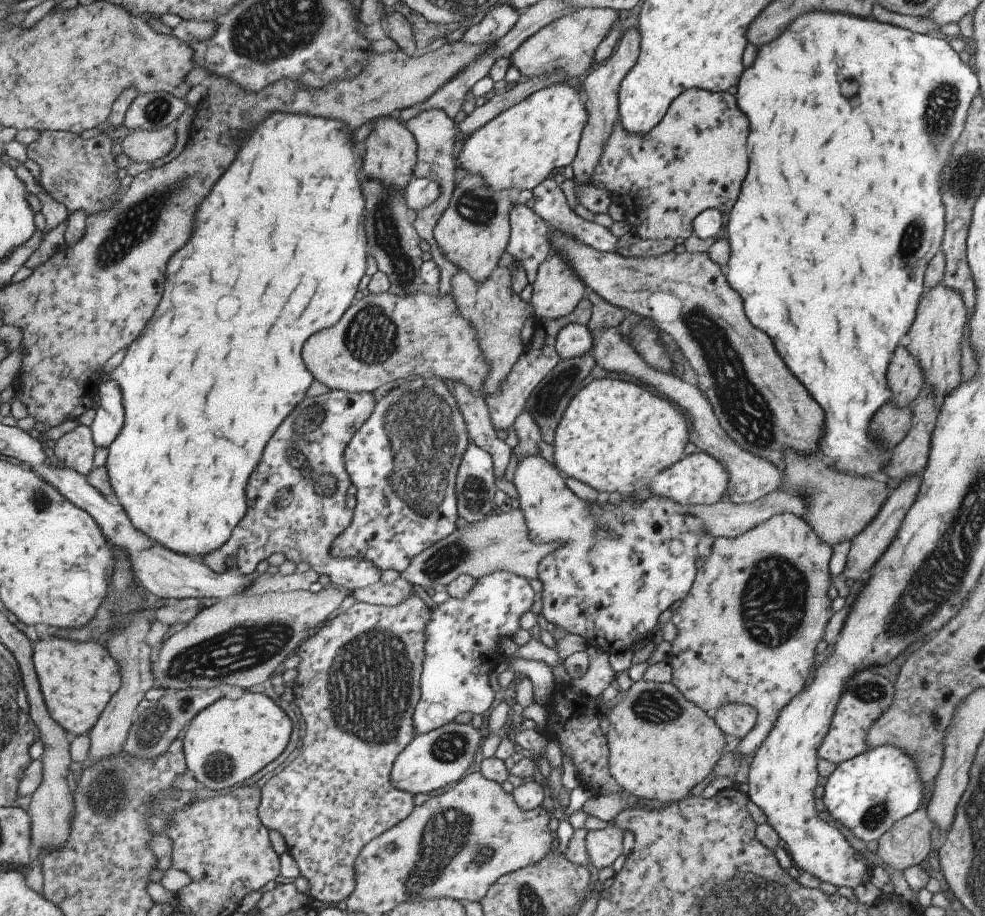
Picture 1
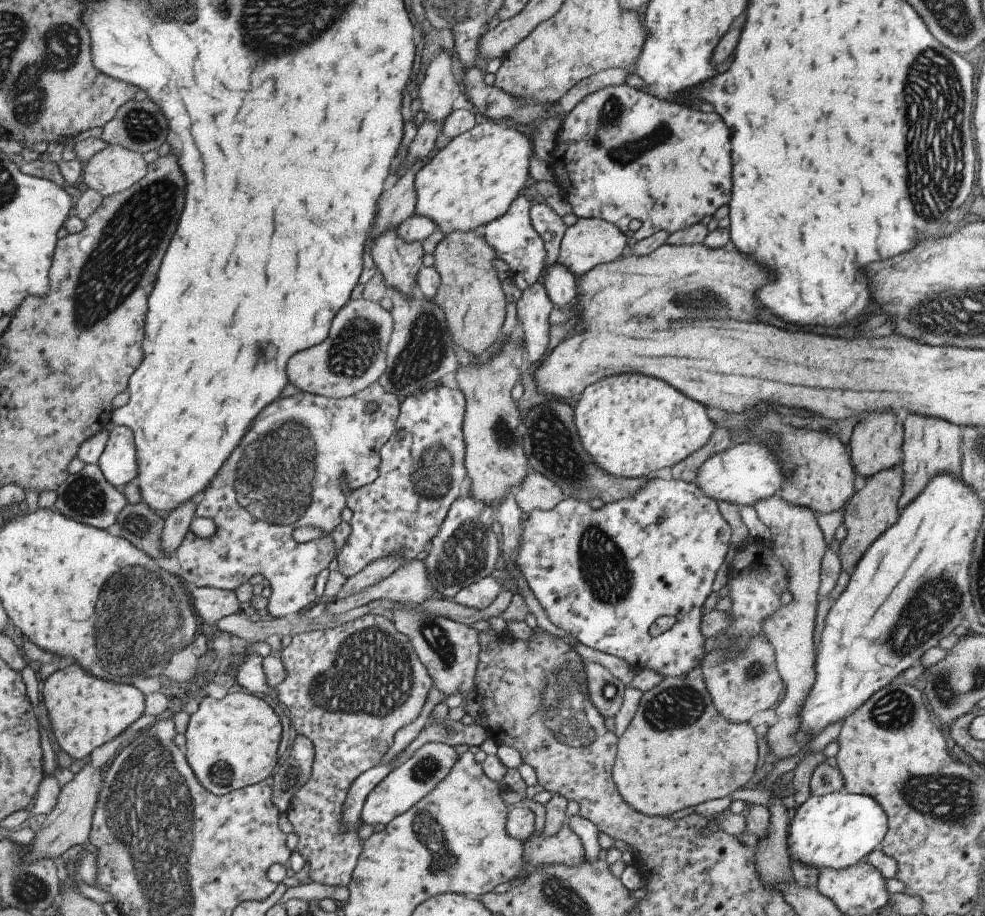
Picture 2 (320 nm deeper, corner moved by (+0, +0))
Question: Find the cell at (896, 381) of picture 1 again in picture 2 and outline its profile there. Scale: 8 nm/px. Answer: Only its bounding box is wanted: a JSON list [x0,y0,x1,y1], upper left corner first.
[849,414,902,479]

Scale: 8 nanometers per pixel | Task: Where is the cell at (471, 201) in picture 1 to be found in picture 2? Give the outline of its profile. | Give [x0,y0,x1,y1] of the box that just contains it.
[432,231,505,359]

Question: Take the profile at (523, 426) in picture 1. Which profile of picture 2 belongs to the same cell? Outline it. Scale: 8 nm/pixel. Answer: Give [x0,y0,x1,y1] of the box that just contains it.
[513,469,562,514]

